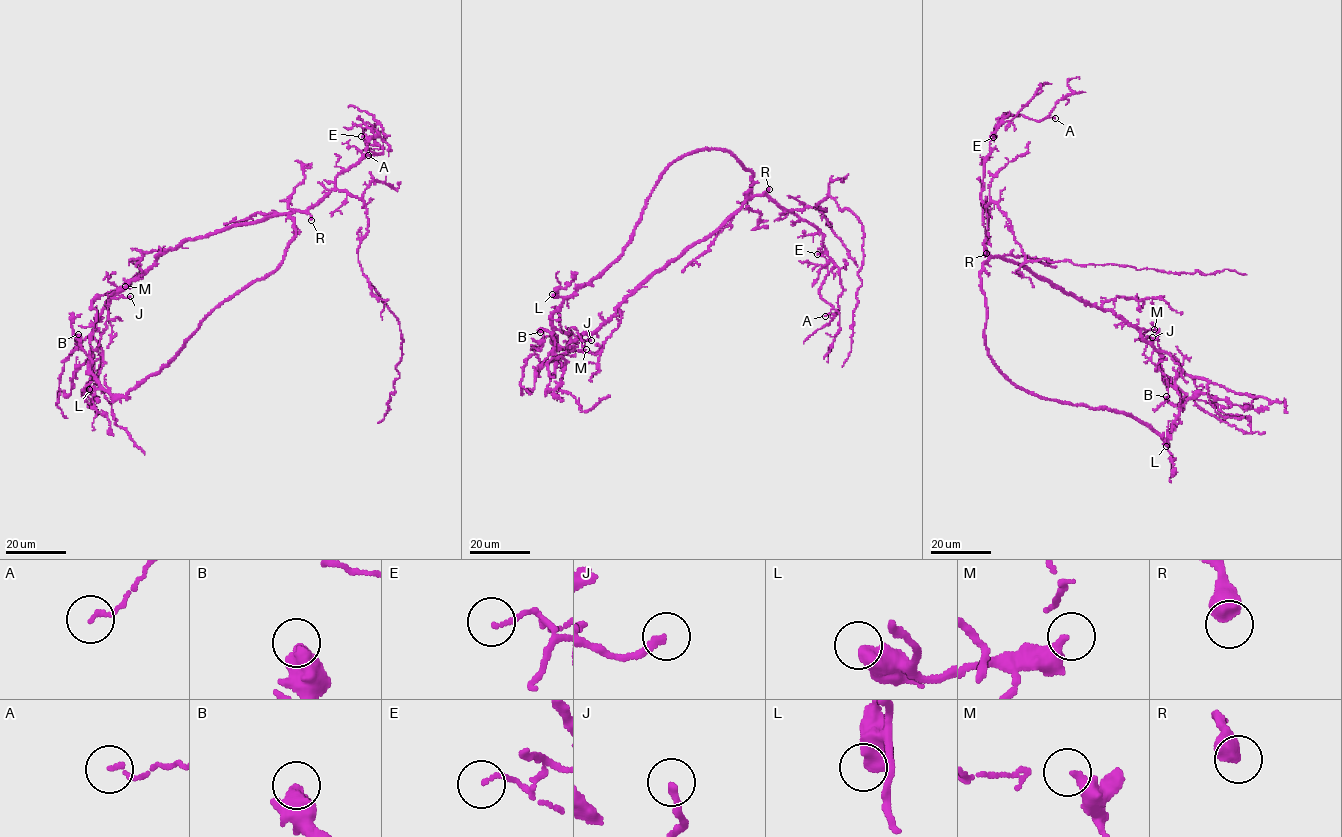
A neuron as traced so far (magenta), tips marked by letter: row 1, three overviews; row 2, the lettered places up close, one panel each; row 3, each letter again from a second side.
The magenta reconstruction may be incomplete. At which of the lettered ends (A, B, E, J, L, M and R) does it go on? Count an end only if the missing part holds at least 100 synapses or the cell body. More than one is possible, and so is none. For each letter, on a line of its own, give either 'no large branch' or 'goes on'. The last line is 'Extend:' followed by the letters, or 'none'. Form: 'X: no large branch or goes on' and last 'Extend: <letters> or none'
A: no large branch
B: no large branch
E: no large branch
J: no large branch
L: no large branch
M: no large branch
R: goes on
Extend: R

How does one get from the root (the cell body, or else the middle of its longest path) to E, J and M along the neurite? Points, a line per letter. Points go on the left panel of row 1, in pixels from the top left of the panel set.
E: (294, 234), (290, 213), (306, 211), (332, 190), (337, 176), (367, 154), (370, 138), (361, 136)
J: (294, 234), (294, 219), (290, 214), (280, 213), (187, 240), (157, 256), (151, 268), (115, 296), (130, 296)
M: (294, 234), (280, 266), (219, 304), (169, 364), (117, 397), (89, 368), (96, 320), (91, 306), (125, 286)

